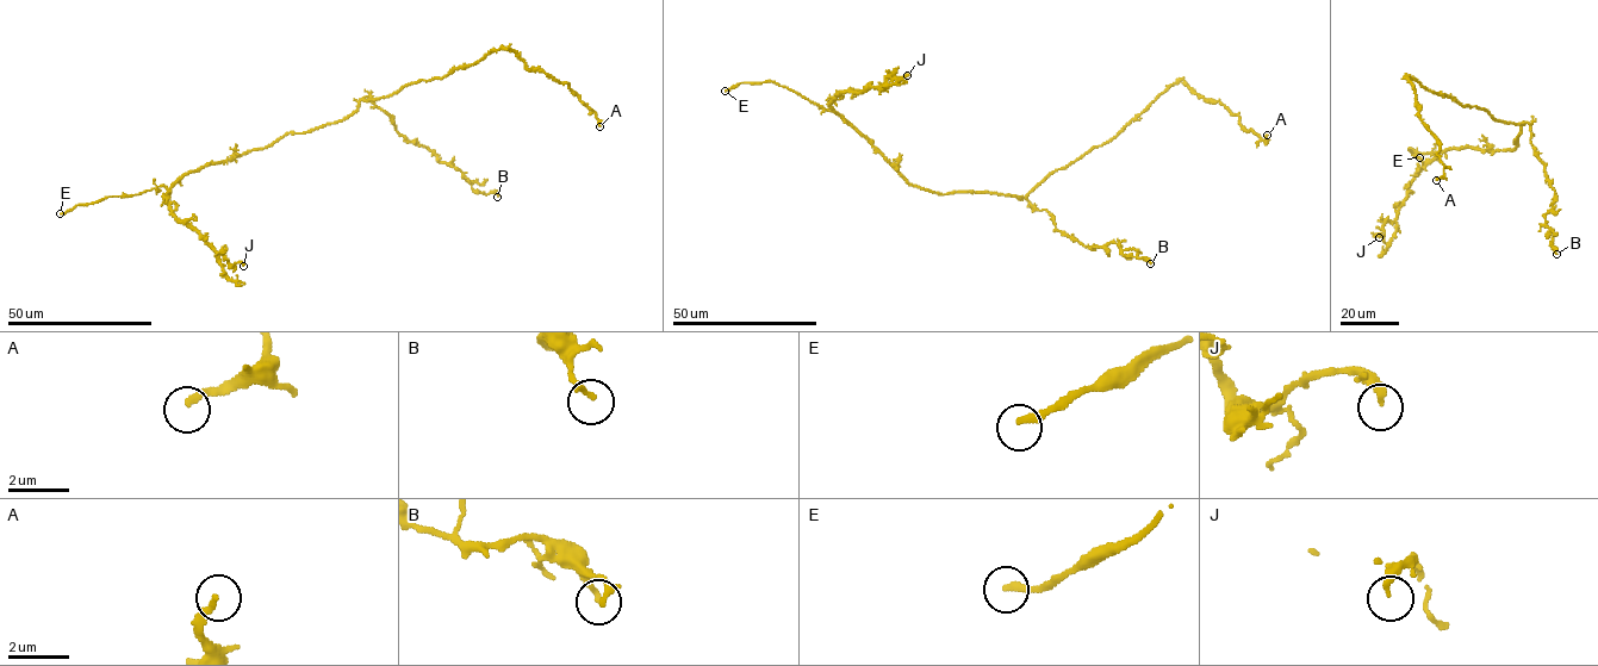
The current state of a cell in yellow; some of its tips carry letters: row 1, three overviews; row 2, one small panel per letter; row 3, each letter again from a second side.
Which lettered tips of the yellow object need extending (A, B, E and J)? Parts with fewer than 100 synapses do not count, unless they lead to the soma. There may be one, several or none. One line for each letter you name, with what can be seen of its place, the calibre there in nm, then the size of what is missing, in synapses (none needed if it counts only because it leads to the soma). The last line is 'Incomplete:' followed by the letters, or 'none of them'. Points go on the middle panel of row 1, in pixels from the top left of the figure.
E: Place: (725, 91). Thickness 260 nm
Incomplete: E

